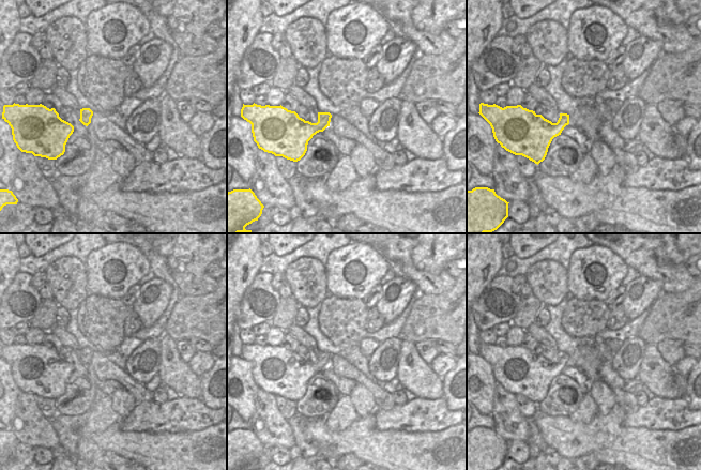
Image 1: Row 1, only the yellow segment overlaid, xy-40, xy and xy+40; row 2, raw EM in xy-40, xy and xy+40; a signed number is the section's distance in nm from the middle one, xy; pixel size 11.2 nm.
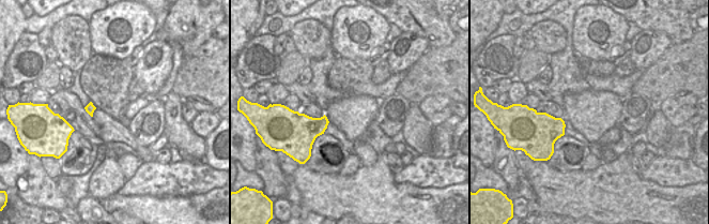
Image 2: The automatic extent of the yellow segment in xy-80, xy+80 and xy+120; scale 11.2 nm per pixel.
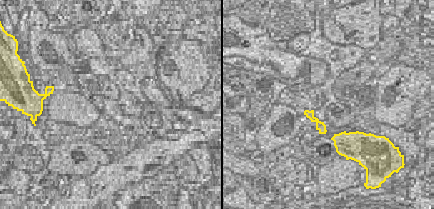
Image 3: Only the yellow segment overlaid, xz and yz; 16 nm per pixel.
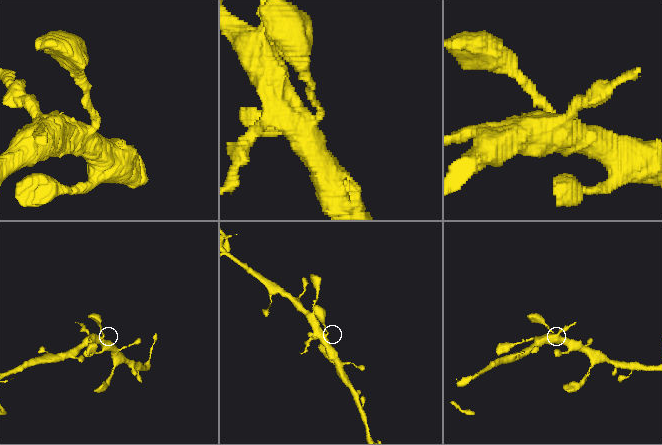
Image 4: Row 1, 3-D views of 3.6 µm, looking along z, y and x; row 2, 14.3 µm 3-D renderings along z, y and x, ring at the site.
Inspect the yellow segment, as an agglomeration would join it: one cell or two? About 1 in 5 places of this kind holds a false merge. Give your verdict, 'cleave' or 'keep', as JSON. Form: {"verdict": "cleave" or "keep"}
{"verdict": "keep"}

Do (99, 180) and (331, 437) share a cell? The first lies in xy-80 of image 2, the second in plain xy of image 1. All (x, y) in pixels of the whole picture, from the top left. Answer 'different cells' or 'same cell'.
different cells

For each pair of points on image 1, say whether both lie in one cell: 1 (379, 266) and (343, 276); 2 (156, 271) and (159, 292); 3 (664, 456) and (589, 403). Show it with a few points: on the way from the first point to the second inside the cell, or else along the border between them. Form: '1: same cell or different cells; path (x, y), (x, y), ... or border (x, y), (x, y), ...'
1: same cell; path (370, 266), (362, 267), (351, 277)
2: different cells; border (170, 284), (153, 277), (140, 286)
3: different cells; border (597, 413), (589, 422), (575, 422), (573, 420)

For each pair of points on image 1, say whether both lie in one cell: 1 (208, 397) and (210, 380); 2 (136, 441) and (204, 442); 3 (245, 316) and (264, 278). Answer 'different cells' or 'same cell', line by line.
1: same cell
2: same cell
3: same cell

